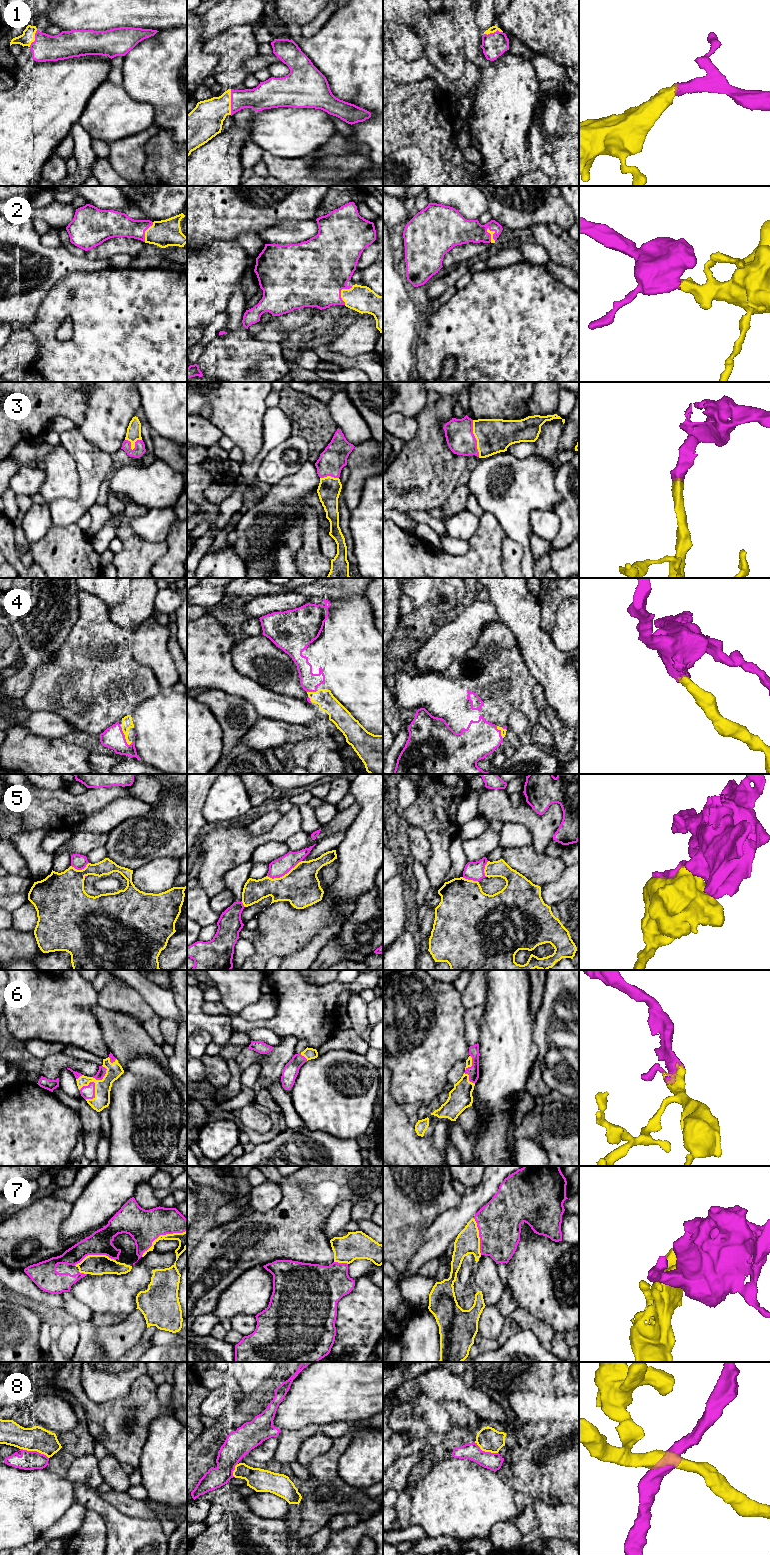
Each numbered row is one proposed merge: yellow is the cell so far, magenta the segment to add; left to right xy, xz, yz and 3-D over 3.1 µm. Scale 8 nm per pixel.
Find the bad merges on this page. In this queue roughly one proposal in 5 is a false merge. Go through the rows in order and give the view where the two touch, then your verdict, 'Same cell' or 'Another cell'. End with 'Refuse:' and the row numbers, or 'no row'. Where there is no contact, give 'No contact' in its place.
1: Touches yellow in xz. Same cell
2: Touches yellow in xz. Same cell
3: Touches yellow in yz. Same cell
4: Touches yellow in xy. Same cell
5: Touches yellow in xz. Another cell
6: Touches yellow in xy. Same cell
7: Touches yellow in xy. Same cell
8: Touches yellow in xy. Another cell
Refuse: 5, 8

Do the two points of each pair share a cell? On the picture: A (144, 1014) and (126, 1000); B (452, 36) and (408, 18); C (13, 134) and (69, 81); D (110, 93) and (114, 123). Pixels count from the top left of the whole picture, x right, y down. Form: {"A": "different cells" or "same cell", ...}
{"A": "same cell", "B": "same cell", "C": "same cell", "D": "same cell"}

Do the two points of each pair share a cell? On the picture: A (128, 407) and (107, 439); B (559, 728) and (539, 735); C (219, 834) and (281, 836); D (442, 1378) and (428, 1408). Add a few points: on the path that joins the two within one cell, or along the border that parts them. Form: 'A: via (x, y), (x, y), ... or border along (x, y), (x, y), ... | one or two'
A: via (120, 415), (107, 428), (107, 431) | one
B: border along (538, 722), (550, 733), (554, 745) | two
C: via (234, 840), (259, 840), (266, 837) | one
D: border along (418, 1391), (439, 1403) | two

